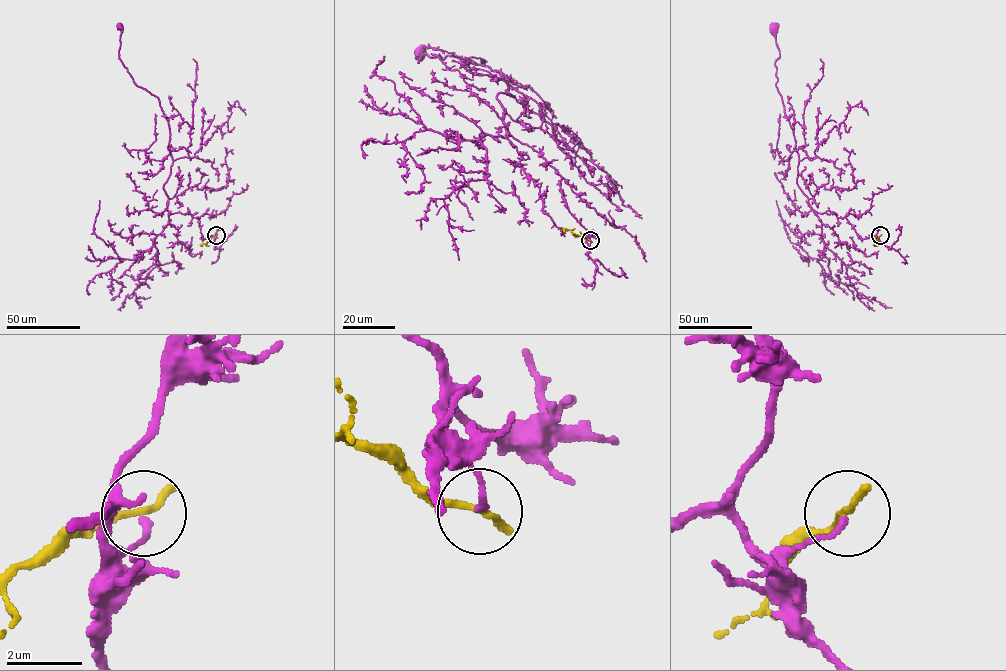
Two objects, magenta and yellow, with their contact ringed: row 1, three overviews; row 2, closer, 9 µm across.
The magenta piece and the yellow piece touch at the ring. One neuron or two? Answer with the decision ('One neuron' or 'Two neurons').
Two neurons

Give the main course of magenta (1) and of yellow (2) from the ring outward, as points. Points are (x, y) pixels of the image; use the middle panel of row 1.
1: (590, 240), (561, 176), (503, 122), (507, 82), (471, 60), (419, 63), (419, 53)
2: (590, 240), (561, 227)

